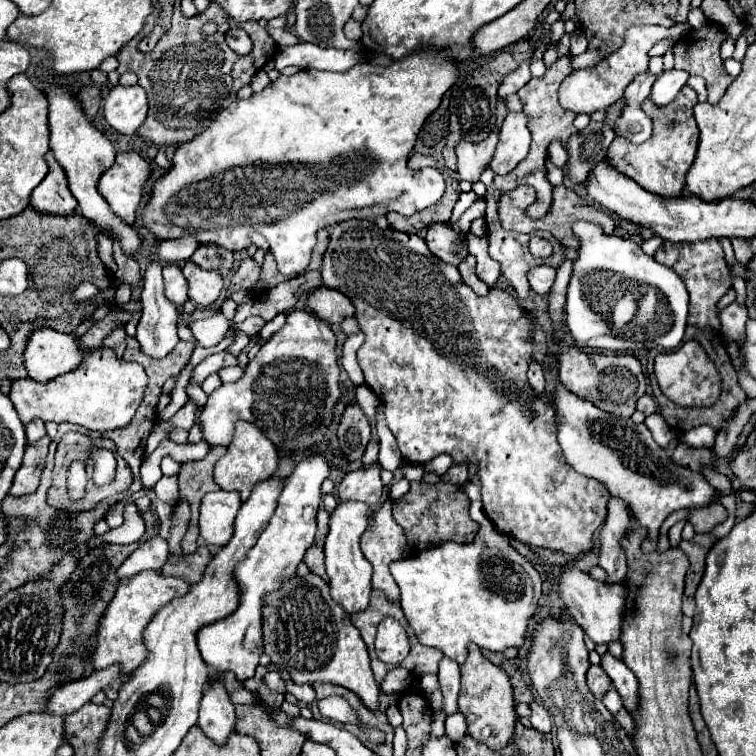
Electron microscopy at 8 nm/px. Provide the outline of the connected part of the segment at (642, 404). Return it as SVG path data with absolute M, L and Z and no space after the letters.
M642 395L640 399L638 399L638 405L636 405L636 409L638 411L642 411L644 415L652 415L654 411L656 411L656 401L652 399L652 395Z

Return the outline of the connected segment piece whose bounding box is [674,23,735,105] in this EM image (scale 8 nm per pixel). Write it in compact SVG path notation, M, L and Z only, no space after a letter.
M704 23L700 29L690 29L688 35L684 35L684 39L678 41L678 45L682 47L674 47L674 67L684 69L690 75L704 77L706 89L708 89L708 101L712 105L722 99L722 95L726 93L727 88L735 79L725 71L724 62L720 59L722 41L724 41L722 27L716 23Z

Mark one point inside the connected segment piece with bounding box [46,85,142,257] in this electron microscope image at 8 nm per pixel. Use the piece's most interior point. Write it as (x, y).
(83, 151)

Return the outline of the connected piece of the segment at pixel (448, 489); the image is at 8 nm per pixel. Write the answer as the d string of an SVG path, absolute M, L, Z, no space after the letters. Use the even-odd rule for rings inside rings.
M424 481L410 483L410 491L392 503L394 521L404 529L408 545L414 551L422 551L428 543L432 545L442 545L446 541L470 543L480 527L476 521L472 521L468 509L470 509L470 499L464 493L464 489L456 489L454 485L444 481L436 485L428 485Z

